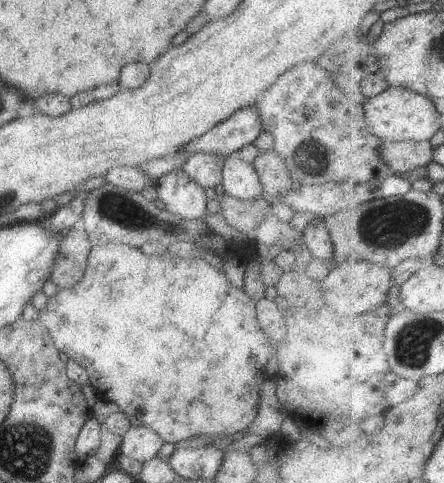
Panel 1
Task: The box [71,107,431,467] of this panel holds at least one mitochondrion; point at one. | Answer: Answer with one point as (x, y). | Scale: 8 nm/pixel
(123, 212)

